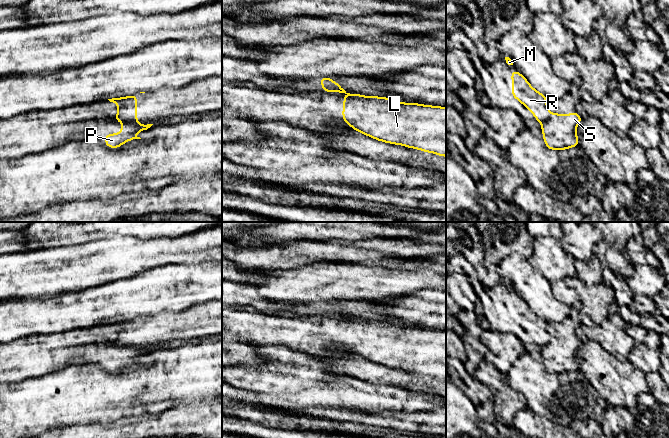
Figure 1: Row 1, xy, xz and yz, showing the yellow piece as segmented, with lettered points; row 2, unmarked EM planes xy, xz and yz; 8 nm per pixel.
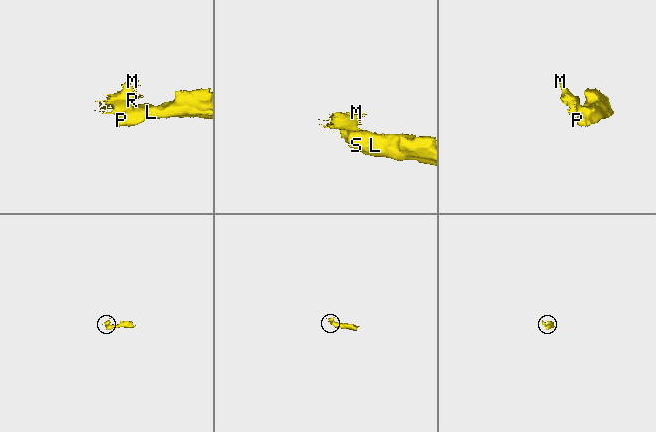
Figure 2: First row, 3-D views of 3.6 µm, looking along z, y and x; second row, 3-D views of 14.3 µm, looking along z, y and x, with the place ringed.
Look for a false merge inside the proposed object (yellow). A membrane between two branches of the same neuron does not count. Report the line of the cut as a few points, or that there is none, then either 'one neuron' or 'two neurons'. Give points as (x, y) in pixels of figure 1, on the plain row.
xy (136, 346), (124, 347) | two neurons

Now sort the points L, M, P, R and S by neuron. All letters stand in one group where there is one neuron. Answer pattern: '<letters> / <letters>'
L P S / M R

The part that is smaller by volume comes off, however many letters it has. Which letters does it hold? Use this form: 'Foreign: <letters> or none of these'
Foreign: M, R

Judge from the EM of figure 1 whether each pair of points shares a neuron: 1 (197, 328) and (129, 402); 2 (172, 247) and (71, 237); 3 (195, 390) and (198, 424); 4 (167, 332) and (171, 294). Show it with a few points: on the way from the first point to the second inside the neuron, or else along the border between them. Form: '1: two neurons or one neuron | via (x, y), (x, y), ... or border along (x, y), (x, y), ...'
1: two neurons | border along (211, 337), (190, 340), (188, 342)
2: two neurons | border along (118, 234), (72, 245)
3: two neurons | border along (211, 397), (173, 407)
4: two neurons | border along (191, 306), (180, 311), (160, 312), (146, 316)

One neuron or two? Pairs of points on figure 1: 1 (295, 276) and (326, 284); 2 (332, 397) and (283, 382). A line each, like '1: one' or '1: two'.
1: one
2: one

